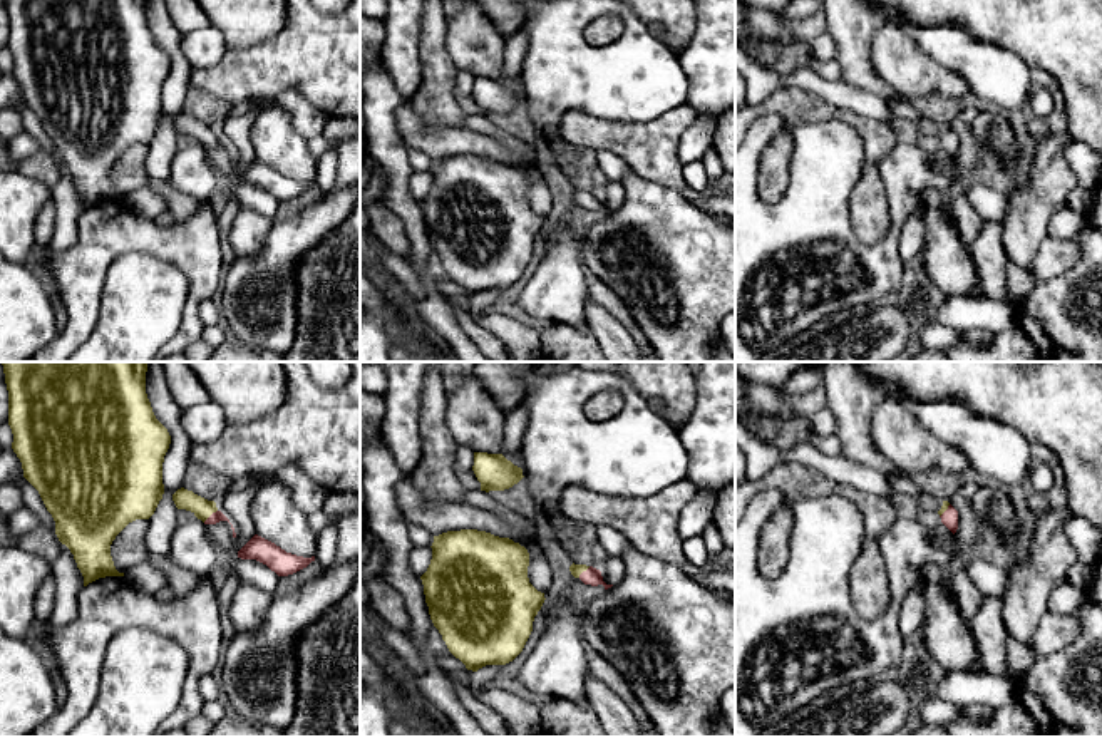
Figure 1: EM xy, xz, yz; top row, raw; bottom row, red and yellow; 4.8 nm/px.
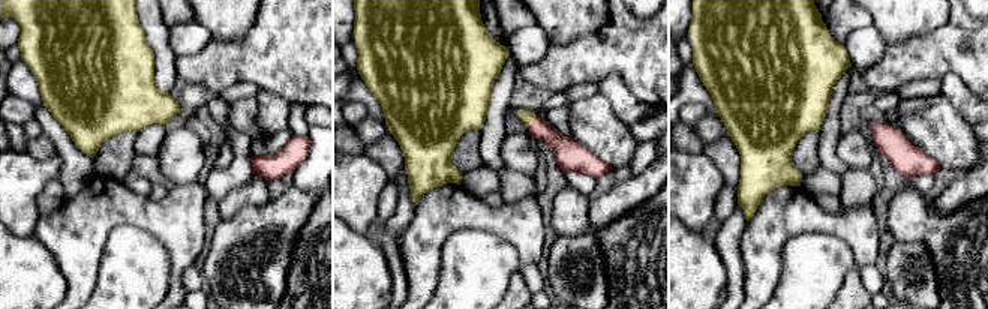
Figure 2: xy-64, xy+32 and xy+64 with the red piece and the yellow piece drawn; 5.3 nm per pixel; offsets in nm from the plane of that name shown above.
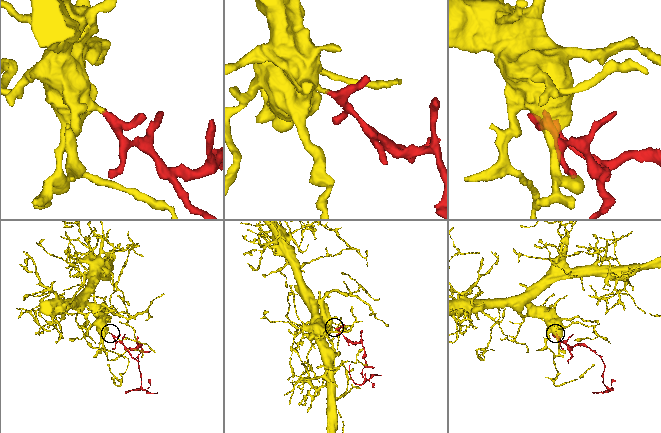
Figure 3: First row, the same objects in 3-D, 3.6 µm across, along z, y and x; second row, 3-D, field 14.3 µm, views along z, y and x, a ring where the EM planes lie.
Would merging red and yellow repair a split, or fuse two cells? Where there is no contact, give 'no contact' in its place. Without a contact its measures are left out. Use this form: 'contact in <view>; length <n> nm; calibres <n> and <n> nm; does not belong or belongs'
contact in xy; length 90 nm; calibres 50 and 100 nm; belongs

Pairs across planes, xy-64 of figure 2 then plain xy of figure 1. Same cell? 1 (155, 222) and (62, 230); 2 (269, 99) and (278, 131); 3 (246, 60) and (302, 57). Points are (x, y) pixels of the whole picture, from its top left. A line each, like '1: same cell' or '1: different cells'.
1: different cells
2: different cells
3: same cell

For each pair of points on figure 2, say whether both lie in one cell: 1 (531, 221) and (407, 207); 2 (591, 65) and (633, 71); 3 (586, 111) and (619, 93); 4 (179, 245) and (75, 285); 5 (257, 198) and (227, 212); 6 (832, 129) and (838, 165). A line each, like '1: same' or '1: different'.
1: different
2: same
3: different
4: same
5: same
6: same

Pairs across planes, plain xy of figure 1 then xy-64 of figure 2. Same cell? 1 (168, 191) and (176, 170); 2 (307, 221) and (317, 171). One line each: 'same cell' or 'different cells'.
1: different cells
2: different cells

